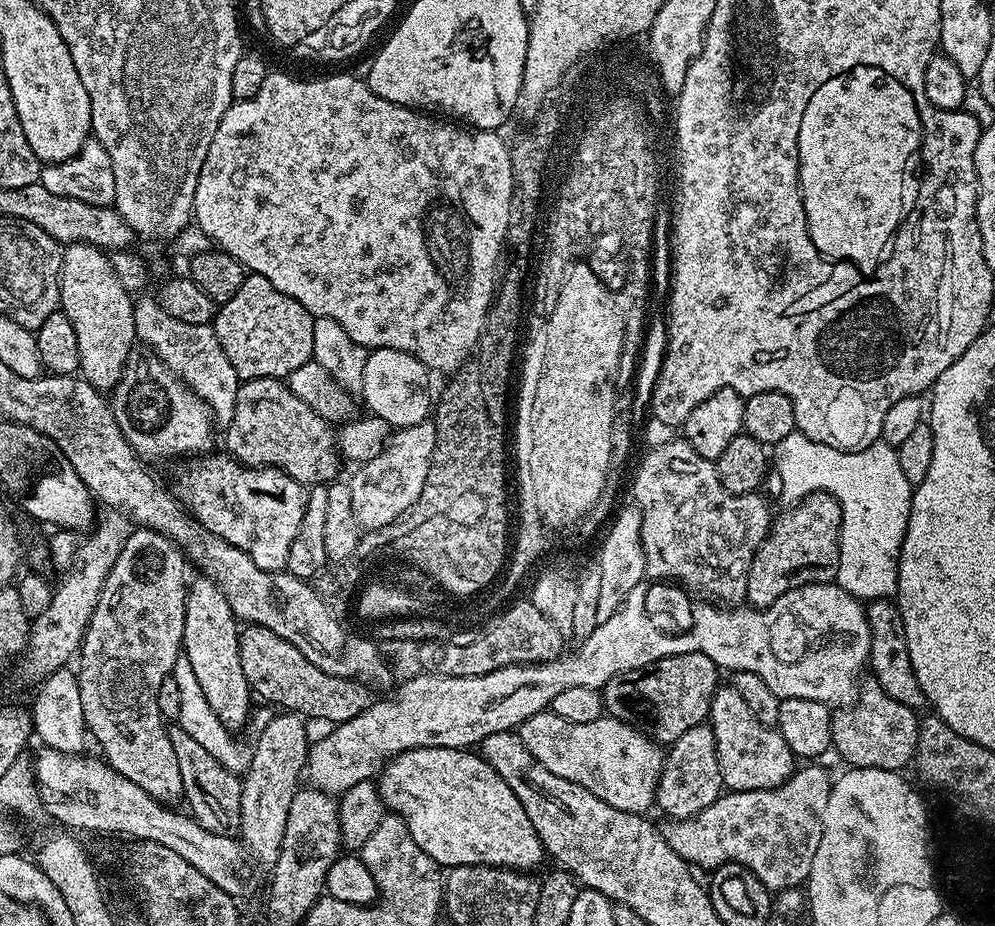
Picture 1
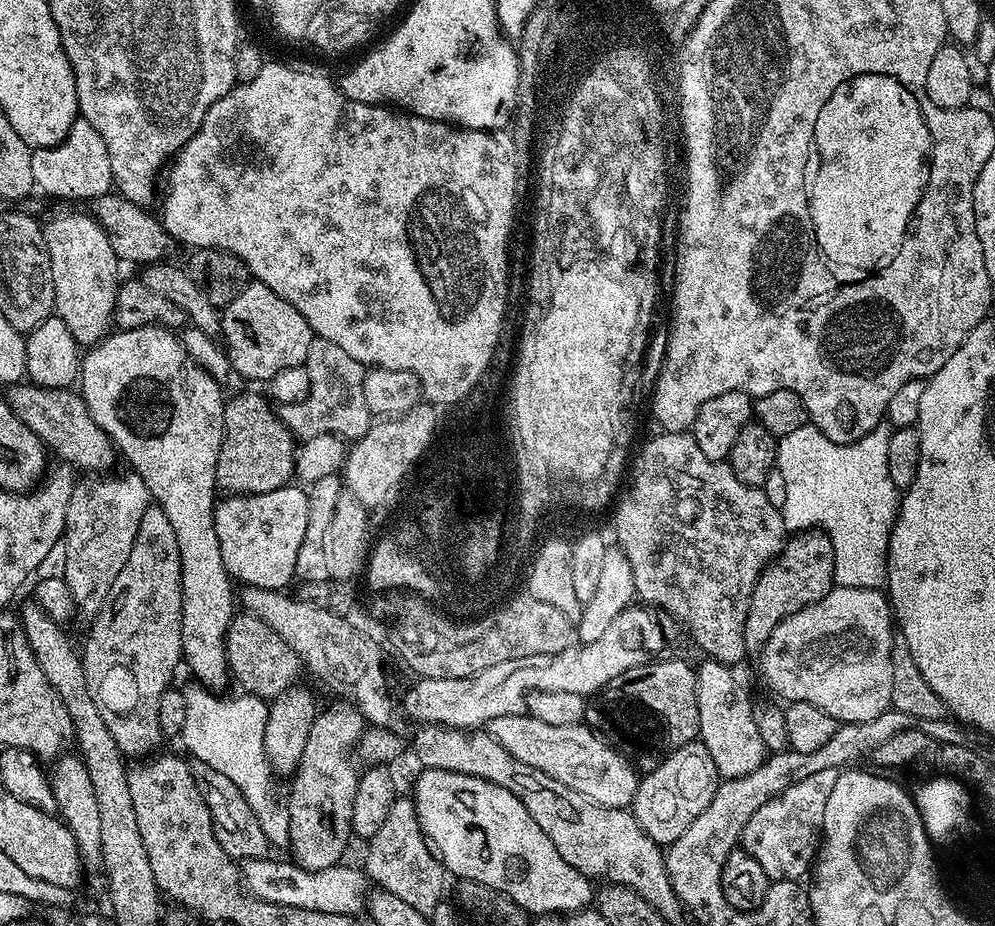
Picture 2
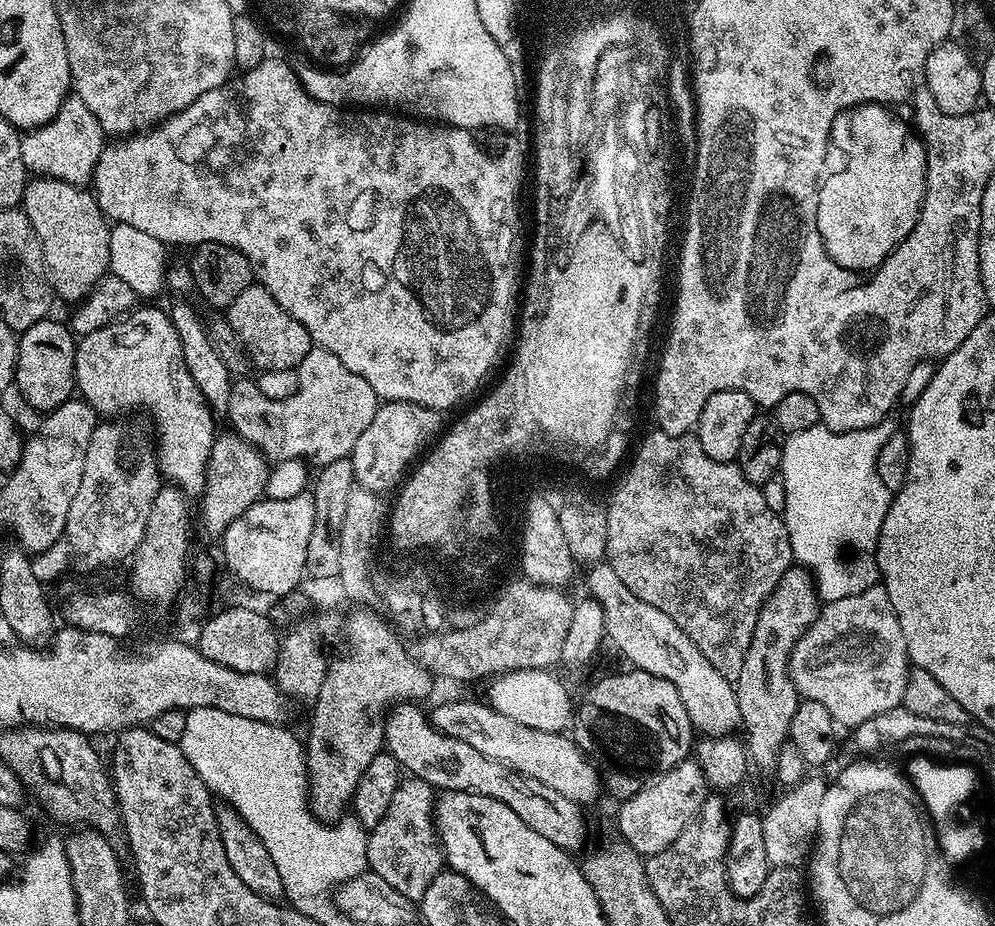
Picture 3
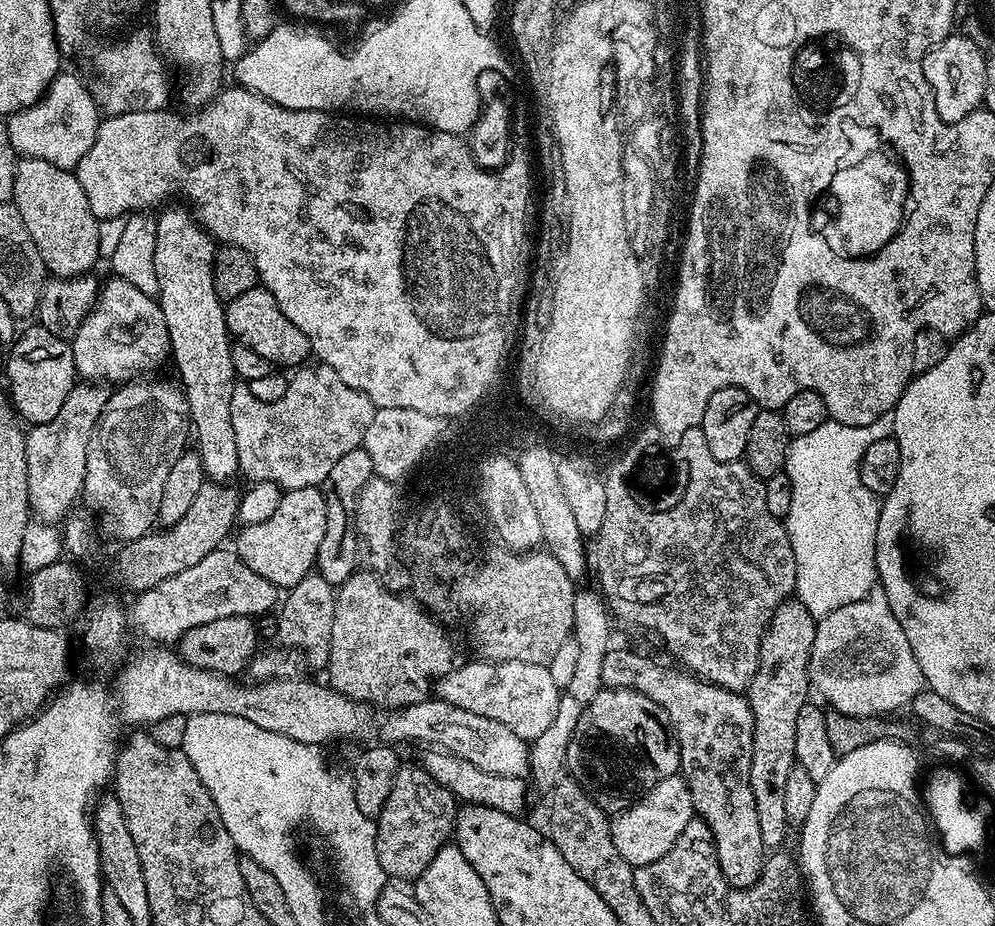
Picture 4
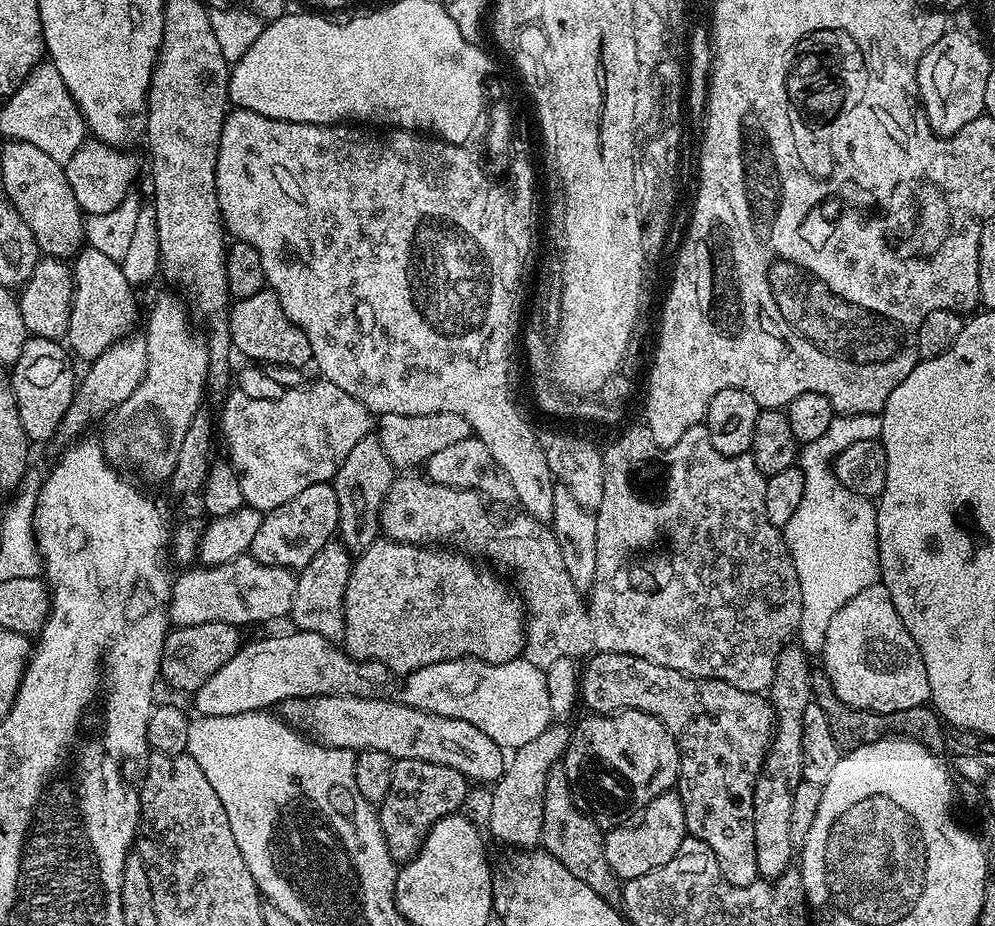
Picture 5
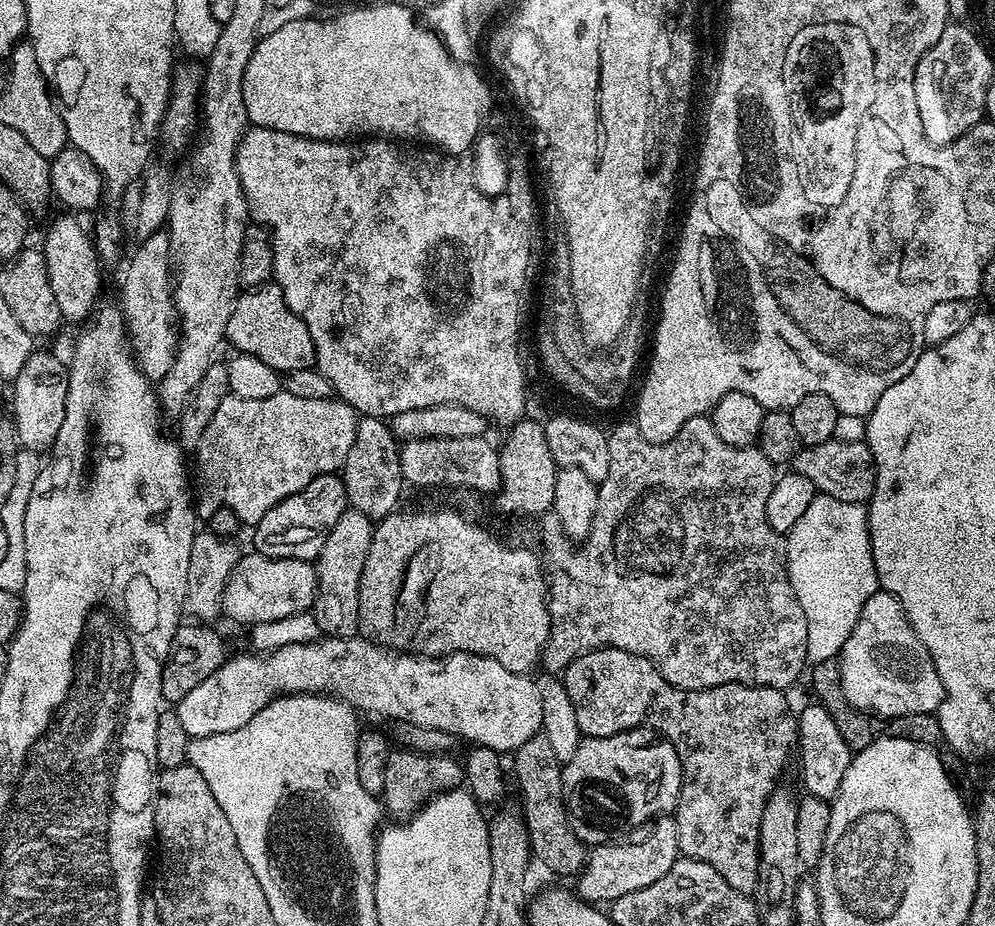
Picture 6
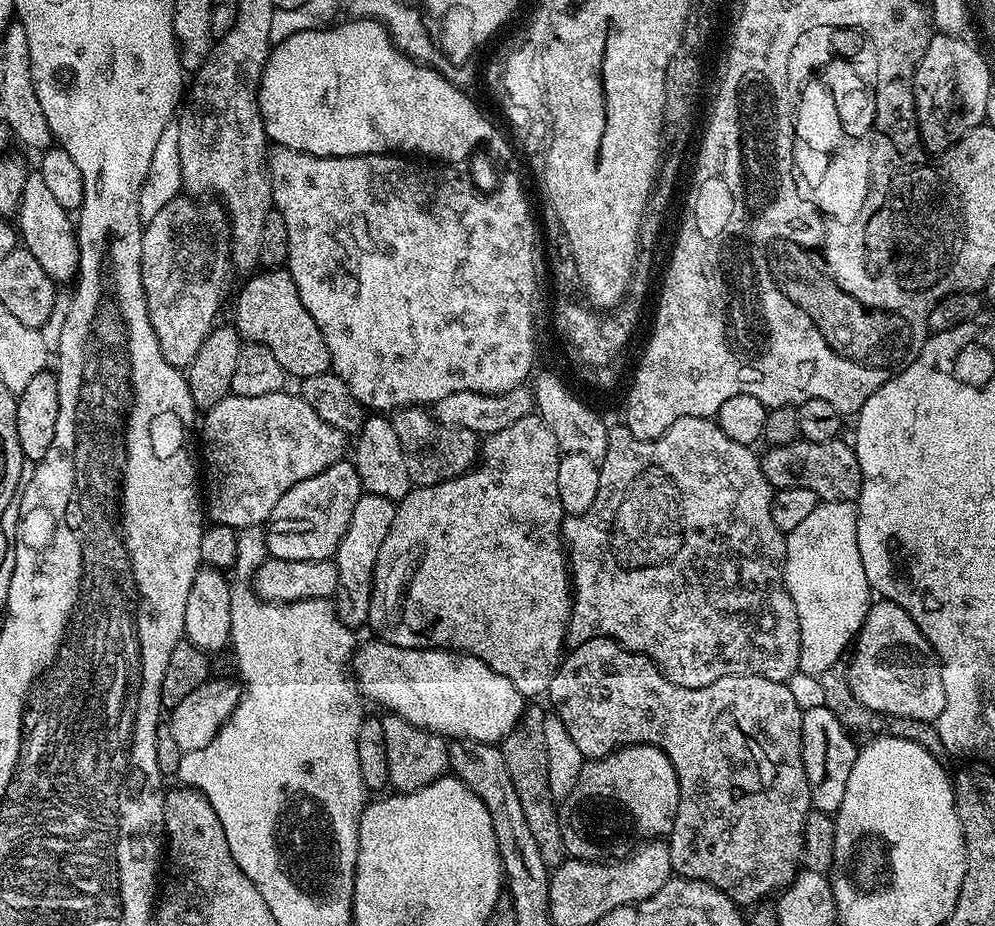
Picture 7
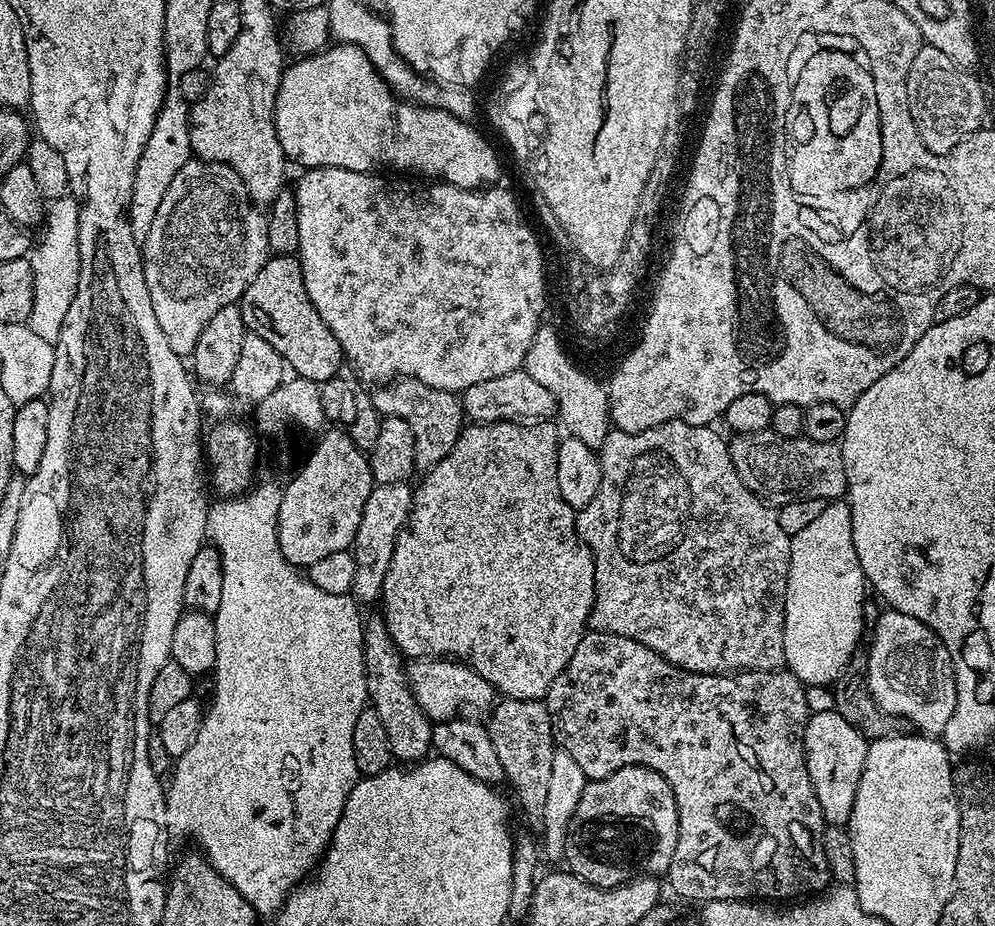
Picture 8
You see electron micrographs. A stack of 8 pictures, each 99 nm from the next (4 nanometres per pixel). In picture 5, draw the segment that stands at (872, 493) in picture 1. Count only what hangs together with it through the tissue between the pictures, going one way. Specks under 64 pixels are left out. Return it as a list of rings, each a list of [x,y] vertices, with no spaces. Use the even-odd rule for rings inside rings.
[[[877,413],[854,414],[845,416],[838,414],[830,422],[830,427],[814,442],[803,445],[798,452],[798,467],[804,471],[806,491],[802,494],[802,503],[798,506],[790,522],[784,527],[784,541],[792,555],[794,570],[798,574],[798,586],[802,590],[802,622],[798,633],[799,647],[809,654],[823,653],[826,632],[830,630],[830,622],[834,614],[854,598],[854,594],[862,594],[866,586],[880,580],[880,551],[878,550],[878,522],[876,521],[876,504],[862,494],[854,494],[842,482],[838,482],[834,471],[836,456],[846,446],[854,446],[854,442],[875,440],[882,430],[882,422]]]

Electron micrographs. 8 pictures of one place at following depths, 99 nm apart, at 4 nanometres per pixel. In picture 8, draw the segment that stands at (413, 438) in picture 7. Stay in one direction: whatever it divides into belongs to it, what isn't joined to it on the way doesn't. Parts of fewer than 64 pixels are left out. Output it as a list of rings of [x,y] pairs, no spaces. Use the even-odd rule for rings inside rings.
[[[397,378],[377,387],[371,393],[371,398],[381,417],[402,418],[402,422],[410,426],[410,431],[414,433],[416,472],[420,474],[426,474],[438,466],[438,462],[442,462],[442,458],[454,450],[454,442],[458,442],[460,432],[466,426],[461,397],[454,392],[434,390],[434,386],[426,386],[426,382]]]

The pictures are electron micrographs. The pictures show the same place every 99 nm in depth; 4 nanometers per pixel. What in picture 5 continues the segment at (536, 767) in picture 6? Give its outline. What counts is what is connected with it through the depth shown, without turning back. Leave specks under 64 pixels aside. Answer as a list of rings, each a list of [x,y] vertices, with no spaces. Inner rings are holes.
[[[560,766],[552,768],[546,778],[540,844],[543,851],[558,858],[558,862],[562,862],[562,866],[566,866],[566,870],[570,870],[574,878],[586,882],[586,886],[590,886],[590,890],[597,892],[603,900],[616,902],[621,899],[621,881],[612,873],[606,862],[604,832],[597,826],[595,819],[574,799],[572,787],[568,785],[568,775]]]

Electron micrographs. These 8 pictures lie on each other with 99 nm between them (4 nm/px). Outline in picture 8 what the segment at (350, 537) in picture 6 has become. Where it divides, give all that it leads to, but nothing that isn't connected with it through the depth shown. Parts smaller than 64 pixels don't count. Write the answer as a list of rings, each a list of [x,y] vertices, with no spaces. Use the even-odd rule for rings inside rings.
[[[408,482],[376,484],[370,498],[366,498],[366,506],[362,506],[362,522],[358,522],[358,534],[350,549],[357,564],[350,592],[361,605],[372,604],[375,600],[377,603],[381,599],[386,570],[390,570],[390,558],[394,558],[398,534],[404,529],[408,515],[412,512],[413,491],[413,485]]]

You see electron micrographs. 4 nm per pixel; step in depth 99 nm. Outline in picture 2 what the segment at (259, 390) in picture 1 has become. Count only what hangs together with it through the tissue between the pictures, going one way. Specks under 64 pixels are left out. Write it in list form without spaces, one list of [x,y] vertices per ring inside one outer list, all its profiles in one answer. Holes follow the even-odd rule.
[[[244,392],[241,396],[234,397],[233,400],[231,397],[225,403],[224,437],[222,446],[218,450],[218,466],[216,467],[216,487],[221,493],[234,496],[253,496],[283,488],[293,479],[297,451],[294,437],[274,411],[273,405],[263,395],[261,396],[256,392]]]

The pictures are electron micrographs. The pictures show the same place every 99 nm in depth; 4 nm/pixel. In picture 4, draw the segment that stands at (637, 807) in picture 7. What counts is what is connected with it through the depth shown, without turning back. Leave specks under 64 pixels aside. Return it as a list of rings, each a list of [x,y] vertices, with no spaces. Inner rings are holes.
[[[606,688],[594,694],[594,702],[578,718],[574,738],[568,747],[567,771],[584,787],[603,812],[624,812],[662,778],[680,770],[680,743],[668,723],[668,716],[654,702],[633,688]],[[572,771],[572,772],[571,772]],[[596,776],[604,784],[596,784]]]

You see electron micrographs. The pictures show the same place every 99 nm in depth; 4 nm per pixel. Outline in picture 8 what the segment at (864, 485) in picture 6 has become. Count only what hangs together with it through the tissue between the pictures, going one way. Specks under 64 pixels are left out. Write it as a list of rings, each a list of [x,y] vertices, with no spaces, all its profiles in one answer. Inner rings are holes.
[[[769,430],[733,435],[728,440],[728,449],[741,482],[761,500],[773,506],[802,498],[836,502],[847,493],[846,466],[839,443],[827,444],[804,436],[782,438],[782,434]]]

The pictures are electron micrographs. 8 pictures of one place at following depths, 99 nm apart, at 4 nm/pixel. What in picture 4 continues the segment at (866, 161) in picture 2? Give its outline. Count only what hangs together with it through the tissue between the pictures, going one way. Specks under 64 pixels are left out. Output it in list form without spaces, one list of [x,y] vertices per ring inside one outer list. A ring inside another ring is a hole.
[[[868,160],[864,168],[846,170],[835,174],[832,199],[836,205],[835,221],[842,238],[846,238],[846,250],[857,258],[872,256],[900,232],[906,219],[906,205],[910,200],[910,177],[903,164],[888,165],[888,160]]]

